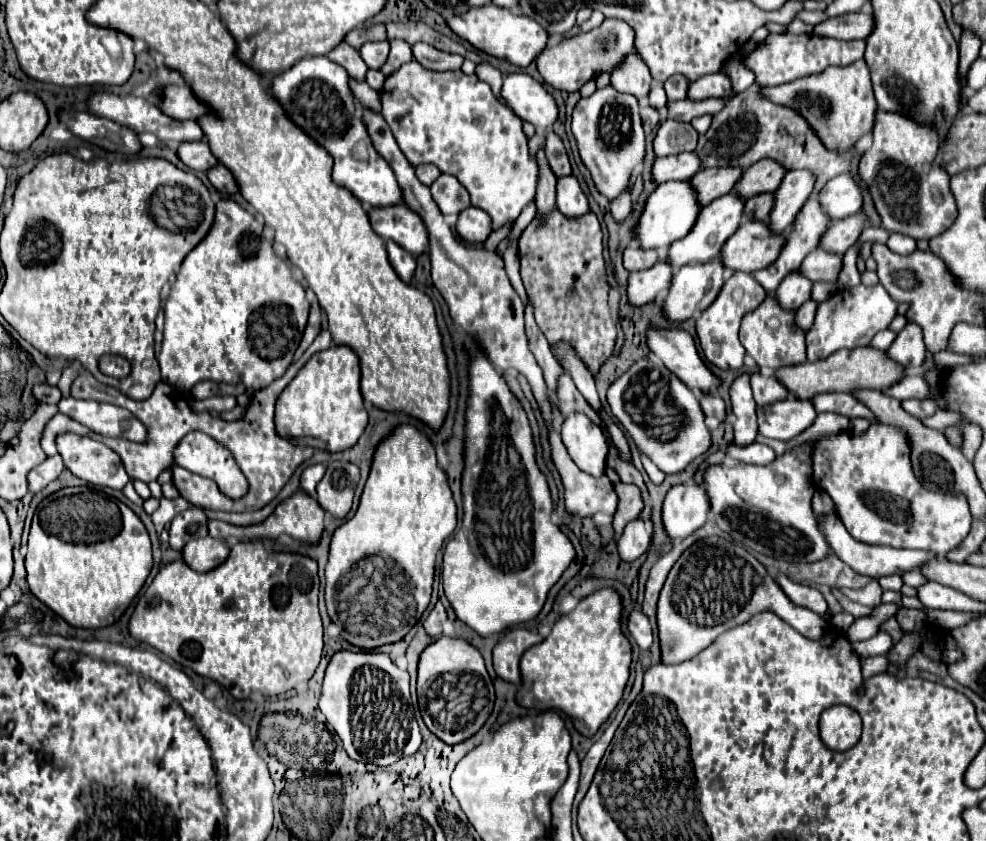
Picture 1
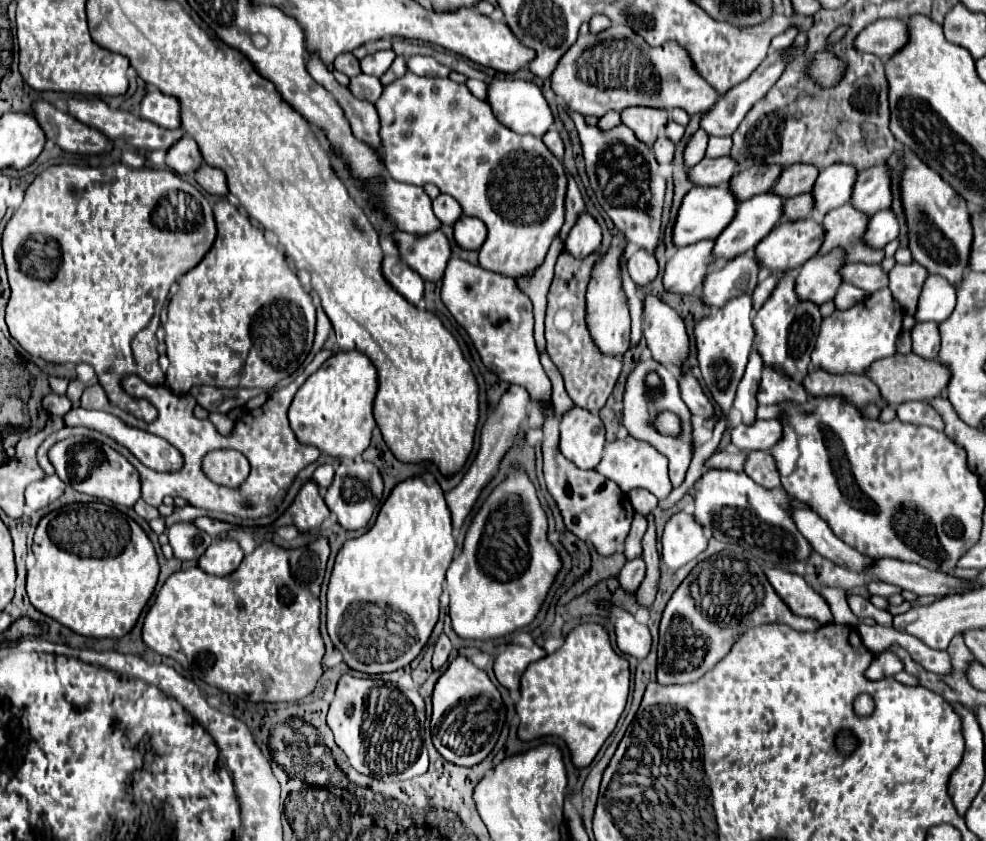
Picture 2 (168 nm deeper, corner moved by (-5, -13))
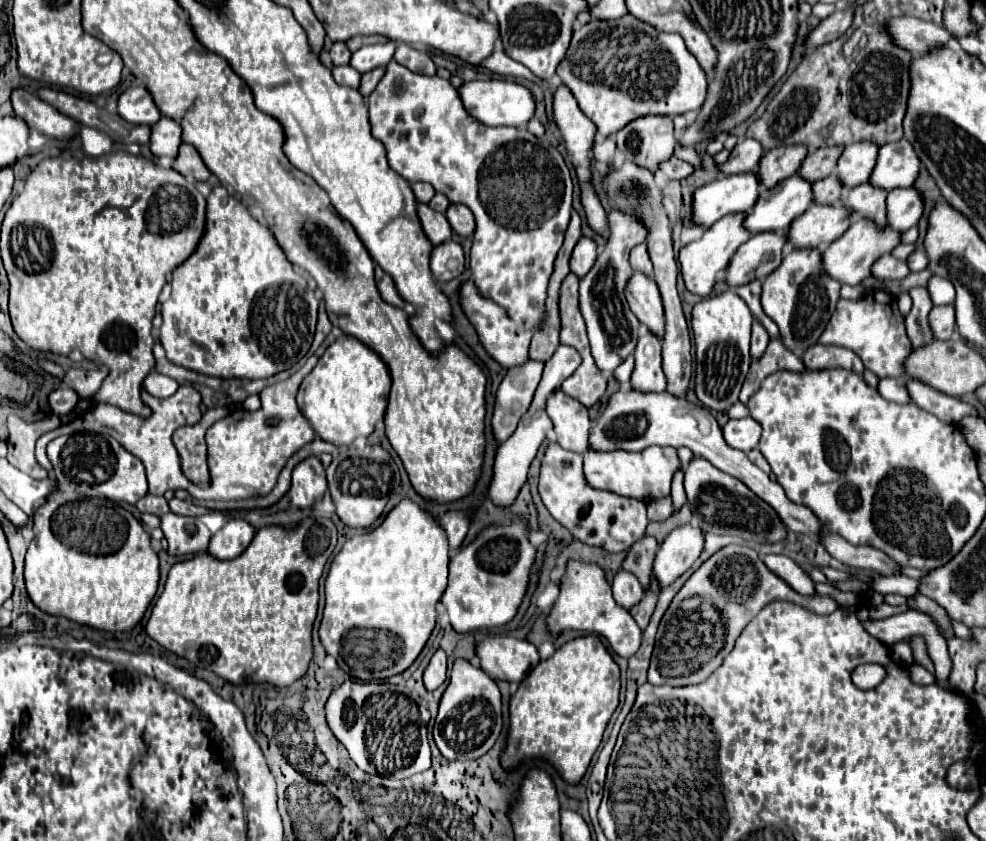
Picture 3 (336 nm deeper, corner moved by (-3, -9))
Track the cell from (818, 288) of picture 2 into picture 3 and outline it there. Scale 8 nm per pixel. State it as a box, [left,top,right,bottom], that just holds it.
[821,219,899,285]

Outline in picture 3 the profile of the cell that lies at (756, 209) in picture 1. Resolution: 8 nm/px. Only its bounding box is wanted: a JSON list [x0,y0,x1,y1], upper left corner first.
[813,175,843,205]

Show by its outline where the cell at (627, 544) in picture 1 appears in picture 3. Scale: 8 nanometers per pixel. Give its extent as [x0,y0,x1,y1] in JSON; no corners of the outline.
[613,569,643,609]

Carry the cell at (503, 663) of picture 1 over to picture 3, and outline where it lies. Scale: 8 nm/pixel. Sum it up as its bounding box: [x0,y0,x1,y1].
[477,635,539,683]

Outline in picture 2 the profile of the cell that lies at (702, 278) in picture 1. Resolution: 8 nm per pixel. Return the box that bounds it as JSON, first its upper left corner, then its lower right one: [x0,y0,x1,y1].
[703,253,761,307]

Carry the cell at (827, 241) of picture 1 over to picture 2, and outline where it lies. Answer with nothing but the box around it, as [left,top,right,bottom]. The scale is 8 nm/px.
[865,207,899,249]

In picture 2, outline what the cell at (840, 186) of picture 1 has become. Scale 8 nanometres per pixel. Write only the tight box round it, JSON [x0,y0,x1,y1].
[851,163,893,215]

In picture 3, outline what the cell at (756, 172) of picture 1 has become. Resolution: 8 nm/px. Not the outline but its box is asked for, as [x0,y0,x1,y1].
[797,147,843,183]

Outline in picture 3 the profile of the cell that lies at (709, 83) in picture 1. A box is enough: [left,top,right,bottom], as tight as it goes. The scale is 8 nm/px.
[557,15,707,135]

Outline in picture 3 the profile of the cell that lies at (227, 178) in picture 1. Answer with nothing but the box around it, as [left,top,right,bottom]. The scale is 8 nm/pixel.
[175,143,211,181]

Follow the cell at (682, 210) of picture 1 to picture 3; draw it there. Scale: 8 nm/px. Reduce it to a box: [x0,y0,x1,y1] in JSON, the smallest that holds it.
[691,171,759,227]

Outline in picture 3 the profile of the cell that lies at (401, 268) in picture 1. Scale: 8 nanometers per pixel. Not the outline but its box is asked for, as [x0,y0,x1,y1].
[375,265,407,307]

